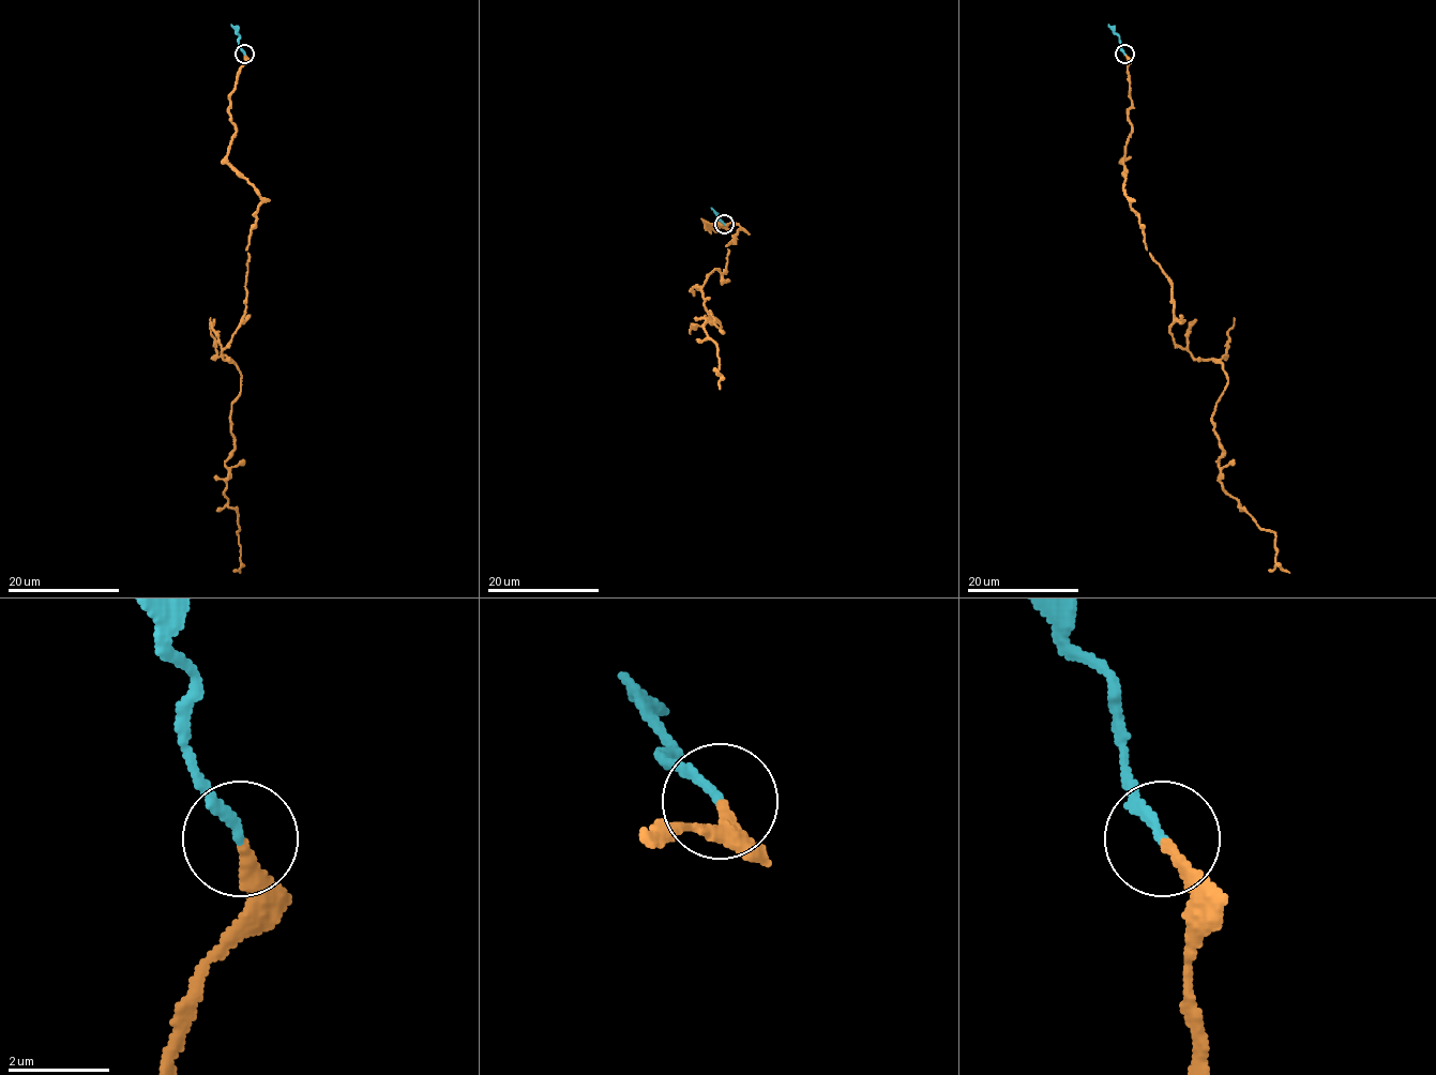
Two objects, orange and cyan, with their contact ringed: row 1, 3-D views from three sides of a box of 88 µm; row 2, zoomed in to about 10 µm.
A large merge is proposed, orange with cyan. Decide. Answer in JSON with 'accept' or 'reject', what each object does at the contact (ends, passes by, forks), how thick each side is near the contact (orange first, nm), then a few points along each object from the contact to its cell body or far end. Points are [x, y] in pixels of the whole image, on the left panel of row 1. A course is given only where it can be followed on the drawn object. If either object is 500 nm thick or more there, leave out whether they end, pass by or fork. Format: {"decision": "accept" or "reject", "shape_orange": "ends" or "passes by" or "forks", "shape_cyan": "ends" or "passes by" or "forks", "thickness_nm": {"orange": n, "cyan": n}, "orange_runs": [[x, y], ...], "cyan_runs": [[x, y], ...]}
{"decision": "accept", "shape_orange": "ends", "shape_cyan": "ends", "thickness_nm": {"orange": 200, "cyan": 190}, "orange_runs": [[244, 53], [227, 162], [260, 200], [245, 314], [222, 351], [241, 380], [225, 463], [240, 573]], "cyan_runs": [[244, 53], [237, 29], [231, 24]]}

